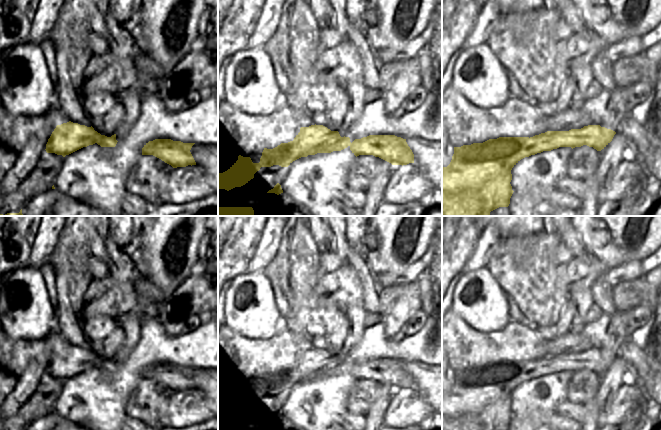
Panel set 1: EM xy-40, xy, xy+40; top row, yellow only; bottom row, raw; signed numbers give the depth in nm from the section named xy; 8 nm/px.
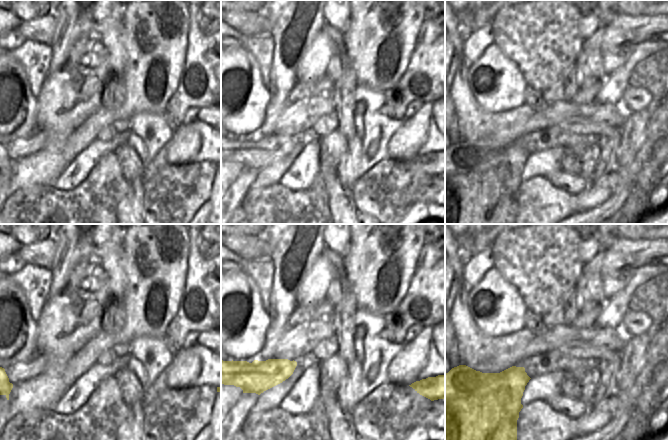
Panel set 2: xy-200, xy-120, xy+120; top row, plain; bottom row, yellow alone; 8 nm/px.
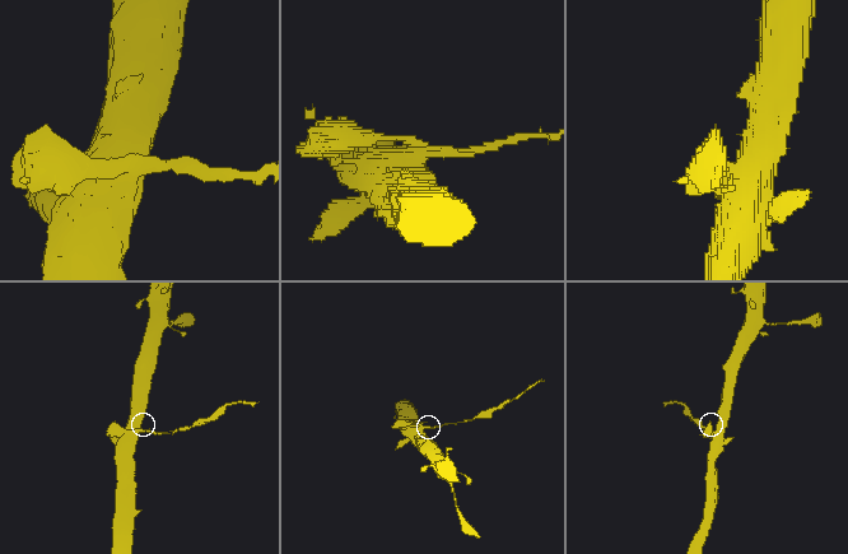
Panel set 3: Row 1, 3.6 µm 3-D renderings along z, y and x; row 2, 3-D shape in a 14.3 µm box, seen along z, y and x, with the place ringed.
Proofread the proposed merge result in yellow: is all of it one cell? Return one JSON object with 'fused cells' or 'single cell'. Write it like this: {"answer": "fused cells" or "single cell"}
{"answer": "fused cells"}

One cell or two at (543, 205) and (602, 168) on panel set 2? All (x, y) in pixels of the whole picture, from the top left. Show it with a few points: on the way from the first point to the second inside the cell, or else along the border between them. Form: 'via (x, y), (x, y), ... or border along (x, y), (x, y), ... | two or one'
border along (614, 172), (602, 176), (595, 182), (592, 181) | two

